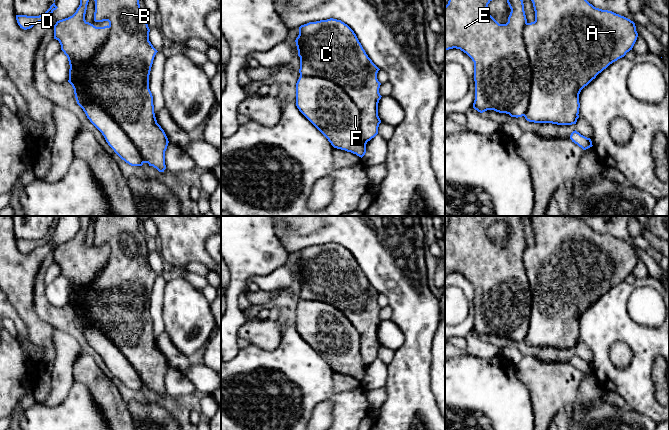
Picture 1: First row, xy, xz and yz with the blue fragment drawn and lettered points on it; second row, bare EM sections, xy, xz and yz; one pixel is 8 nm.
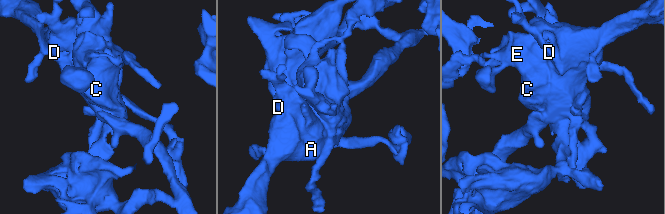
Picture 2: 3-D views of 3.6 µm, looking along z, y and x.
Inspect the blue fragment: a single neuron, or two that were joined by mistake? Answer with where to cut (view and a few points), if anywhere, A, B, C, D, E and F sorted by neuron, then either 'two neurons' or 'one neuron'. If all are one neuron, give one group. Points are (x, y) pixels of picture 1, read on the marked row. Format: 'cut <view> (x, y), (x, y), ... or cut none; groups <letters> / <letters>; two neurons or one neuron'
cut xz (300, 74), (330, 79), (348, 95), (359, 110), (366, 143); groups A D F / B C E; two neurons

